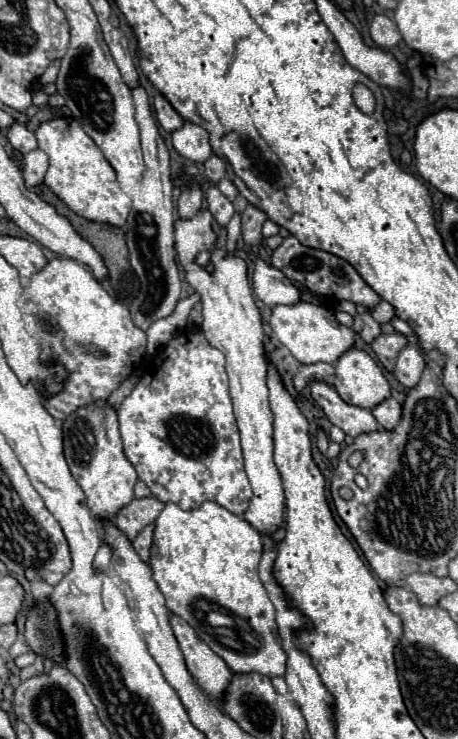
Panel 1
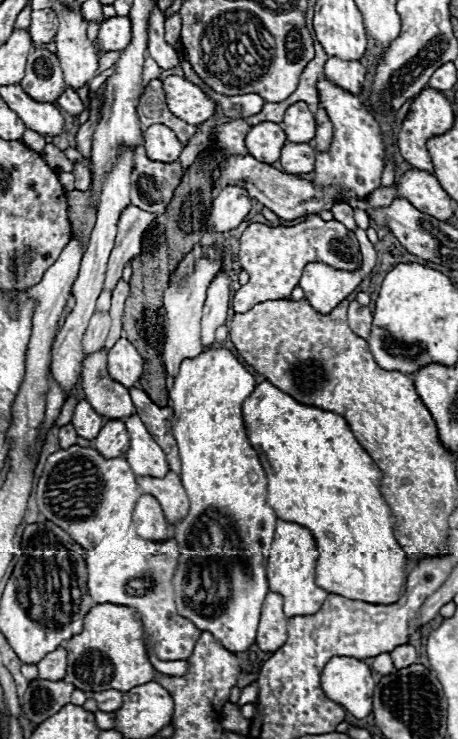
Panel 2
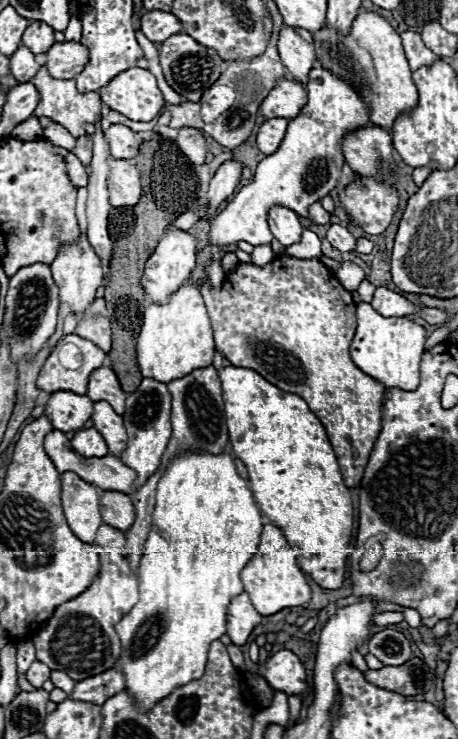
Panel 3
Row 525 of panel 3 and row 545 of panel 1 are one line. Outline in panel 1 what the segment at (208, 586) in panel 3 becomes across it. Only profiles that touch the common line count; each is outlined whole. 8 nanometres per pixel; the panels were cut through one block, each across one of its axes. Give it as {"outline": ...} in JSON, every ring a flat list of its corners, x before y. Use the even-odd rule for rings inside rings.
{"outline":[[168,502,156,518,150,566,170,612,184,618,210,646,210,650,216,652,228,664,232,672,258,672,268,678,274,678,284,676,288,656,282,648,282,638,278,634,274,606,258,576,262,552,264,544,260,532,252,528,242,516,236,516,214,502,204,502,200,508,188,512]]}

